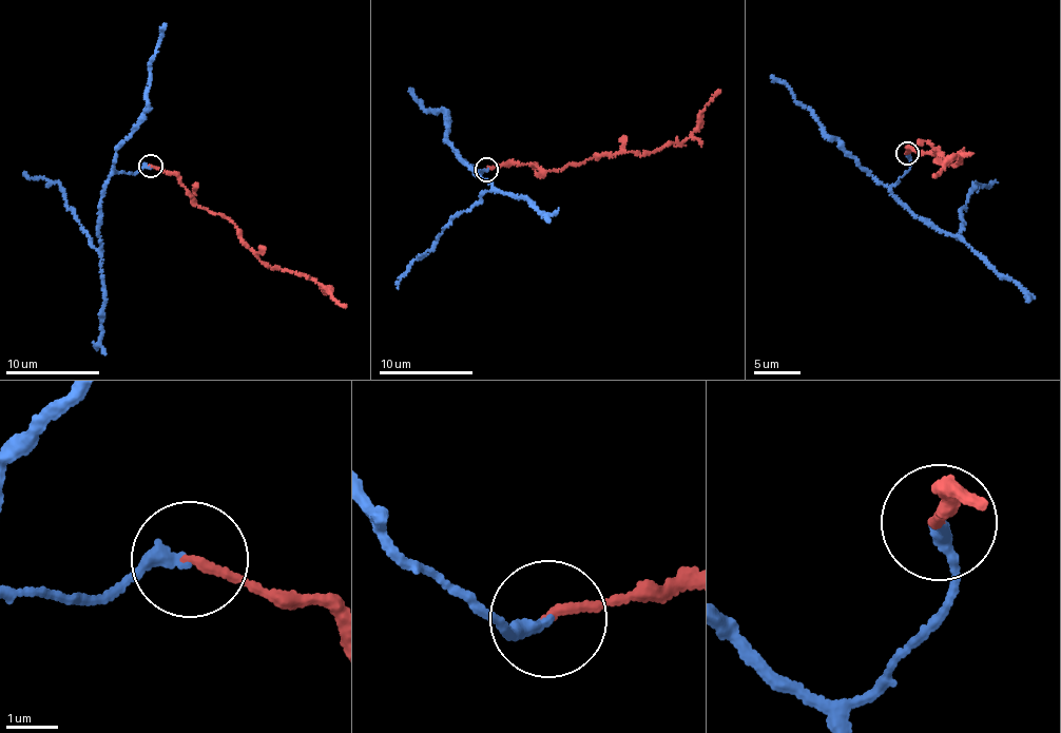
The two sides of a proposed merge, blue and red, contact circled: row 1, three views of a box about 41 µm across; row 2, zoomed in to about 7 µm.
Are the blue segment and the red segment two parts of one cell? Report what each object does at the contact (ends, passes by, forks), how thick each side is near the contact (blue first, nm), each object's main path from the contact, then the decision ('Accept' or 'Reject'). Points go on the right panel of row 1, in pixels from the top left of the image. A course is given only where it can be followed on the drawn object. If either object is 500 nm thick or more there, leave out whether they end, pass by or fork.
At the ring blue ends. At the ring red ends. Thickness 260 nm (blue) against 180 nm. Course of blue: (907, 152), (910, 166), (892, 192), (913, 213), (959, 237), (962, 207), (972, 184), (997, 182). Course of red: (907, 152), (910, 146), (933, 154), (939, 151), (953, 165), (962, 157), (958, 154), (934, 176). Accept

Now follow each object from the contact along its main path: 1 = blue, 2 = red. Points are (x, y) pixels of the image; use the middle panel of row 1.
1: (486, 169), (479, 171), (456, 153), (476, 176), (492, 186), (489, 191), (445, 226), (401, 277), (398, 289)
2: (486, 169), (502, 164), (558, 172), (586, 159), (631, 152), (654, 153), (690, 135), (707, 103), (720, 90)

